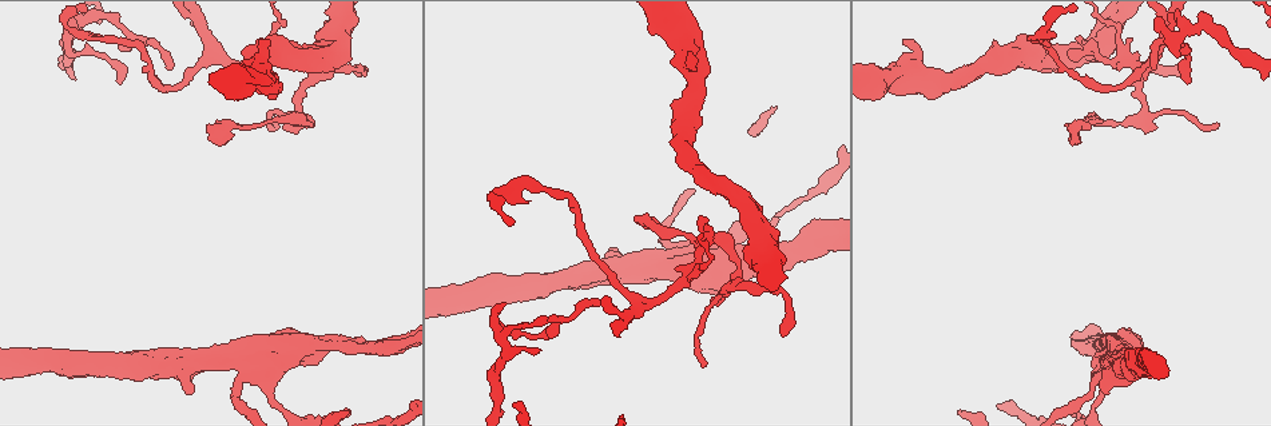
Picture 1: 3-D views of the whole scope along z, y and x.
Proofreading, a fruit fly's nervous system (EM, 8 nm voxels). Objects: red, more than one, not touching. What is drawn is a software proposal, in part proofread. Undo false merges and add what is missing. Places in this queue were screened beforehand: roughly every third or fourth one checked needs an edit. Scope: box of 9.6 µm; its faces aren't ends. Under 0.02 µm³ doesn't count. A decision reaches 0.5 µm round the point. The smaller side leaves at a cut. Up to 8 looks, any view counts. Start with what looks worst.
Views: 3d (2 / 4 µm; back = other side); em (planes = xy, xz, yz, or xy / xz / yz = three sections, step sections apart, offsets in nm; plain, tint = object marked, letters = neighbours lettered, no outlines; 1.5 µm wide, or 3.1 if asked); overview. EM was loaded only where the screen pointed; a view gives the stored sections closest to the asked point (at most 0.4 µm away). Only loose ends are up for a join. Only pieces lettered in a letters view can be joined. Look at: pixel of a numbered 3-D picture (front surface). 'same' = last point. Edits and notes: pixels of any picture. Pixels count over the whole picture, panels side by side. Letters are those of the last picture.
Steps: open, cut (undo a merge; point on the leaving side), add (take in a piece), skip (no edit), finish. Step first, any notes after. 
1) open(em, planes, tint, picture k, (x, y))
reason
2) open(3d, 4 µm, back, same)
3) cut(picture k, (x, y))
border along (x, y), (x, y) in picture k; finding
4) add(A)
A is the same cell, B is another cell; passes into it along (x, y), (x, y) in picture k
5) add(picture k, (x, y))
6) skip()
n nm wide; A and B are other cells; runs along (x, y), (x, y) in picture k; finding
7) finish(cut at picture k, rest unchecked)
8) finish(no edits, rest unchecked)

open(em, planes, letters, picture 1, (782, 334))
free end

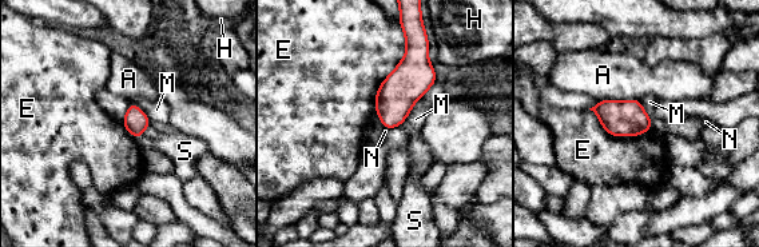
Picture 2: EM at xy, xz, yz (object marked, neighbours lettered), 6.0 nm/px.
skip()
A, E, H, M, N and S are other cells; no lettered piece goes on from it

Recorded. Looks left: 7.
open(em, planes, letters, picture 1, (684, 35))
three-way junction

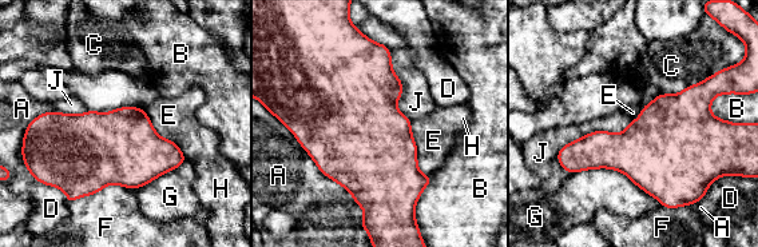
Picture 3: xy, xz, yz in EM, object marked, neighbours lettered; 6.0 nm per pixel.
skip()
A touches over 700 nm; A, B, C, D, E, F, G, H and J are other cells; border along (630, 122), (568, 142), (556, 160) in picture 3; all the same cell

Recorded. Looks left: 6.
open(3d, 2 µm, picture 1, (67, 28))
sharp bend

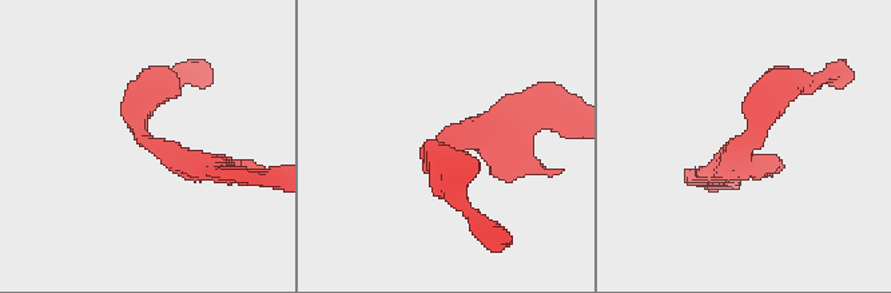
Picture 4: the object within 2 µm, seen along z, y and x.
open(em, planes, plain, picture 4, (447, 152))

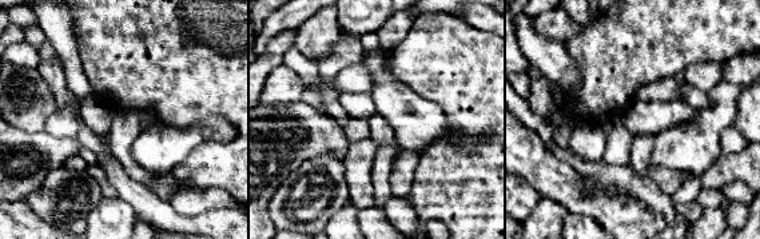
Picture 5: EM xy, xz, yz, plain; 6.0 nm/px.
open(em, planes, letters, same)

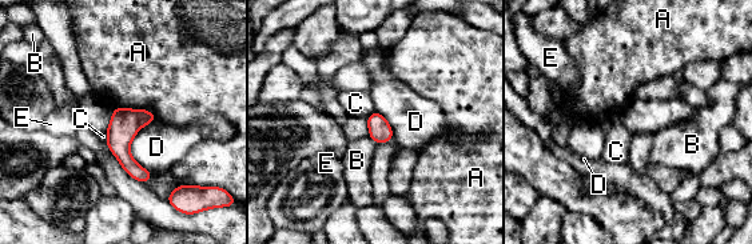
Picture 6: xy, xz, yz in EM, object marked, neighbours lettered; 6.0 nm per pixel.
skip()
D touches over 340 nm; A, B, C, D and E are other cells; one cell here

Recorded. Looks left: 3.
open(em, planes, plain, picture 1, (546, 335))
tapers out

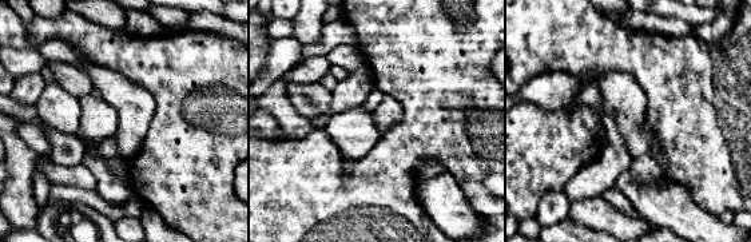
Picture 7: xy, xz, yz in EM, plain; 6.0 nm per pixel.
open(em, planes, tint, same)

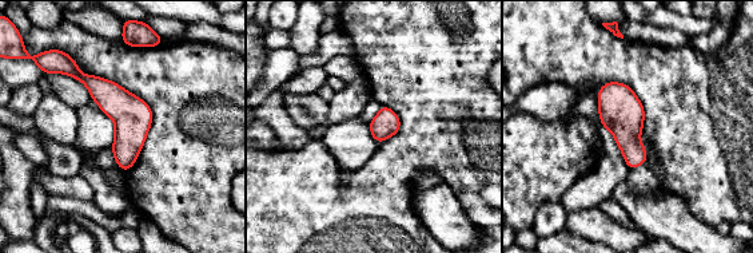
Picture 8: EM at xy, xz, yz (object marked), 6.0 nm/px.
open(em, planes, letters, same)
what lies round it

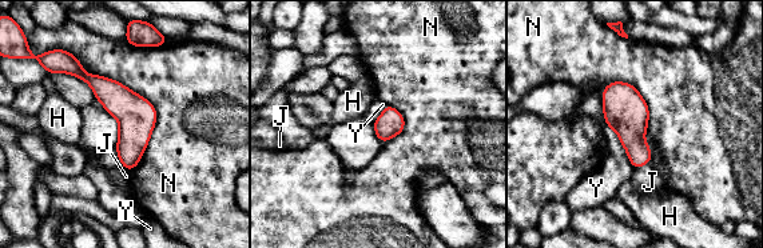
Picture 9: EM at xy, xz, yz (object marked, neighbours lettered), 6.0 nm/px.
skip()
H, J, N and Y are other cells; border along (94, 74), (155, 111), (130, 171) in picture 9; no lettered piece goes on from it

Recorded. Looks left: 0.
finish(no edits, rest unchecked)

